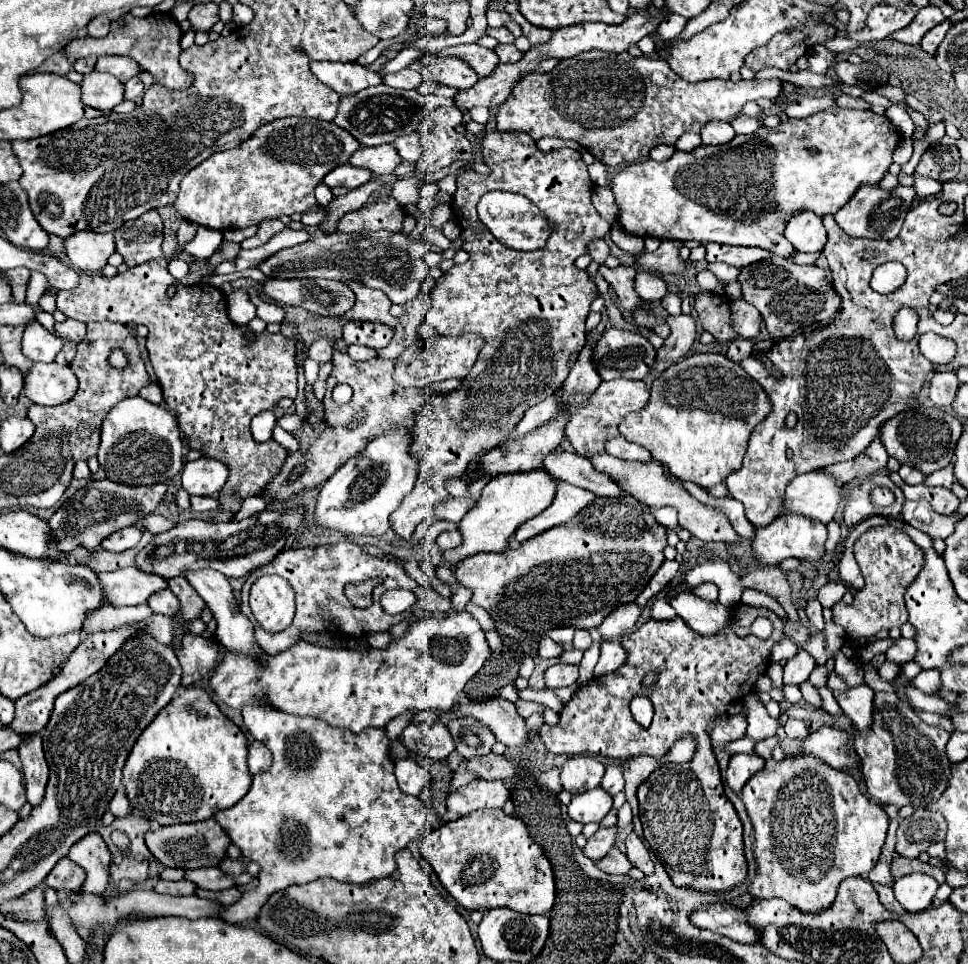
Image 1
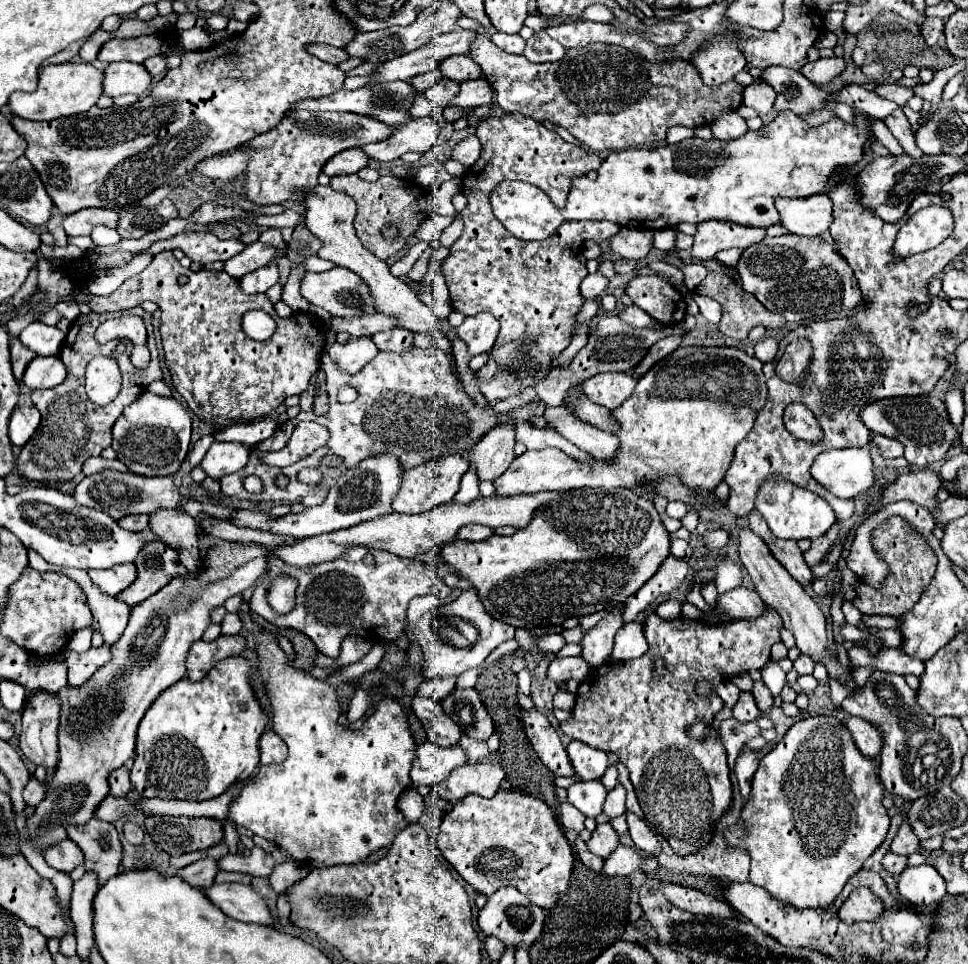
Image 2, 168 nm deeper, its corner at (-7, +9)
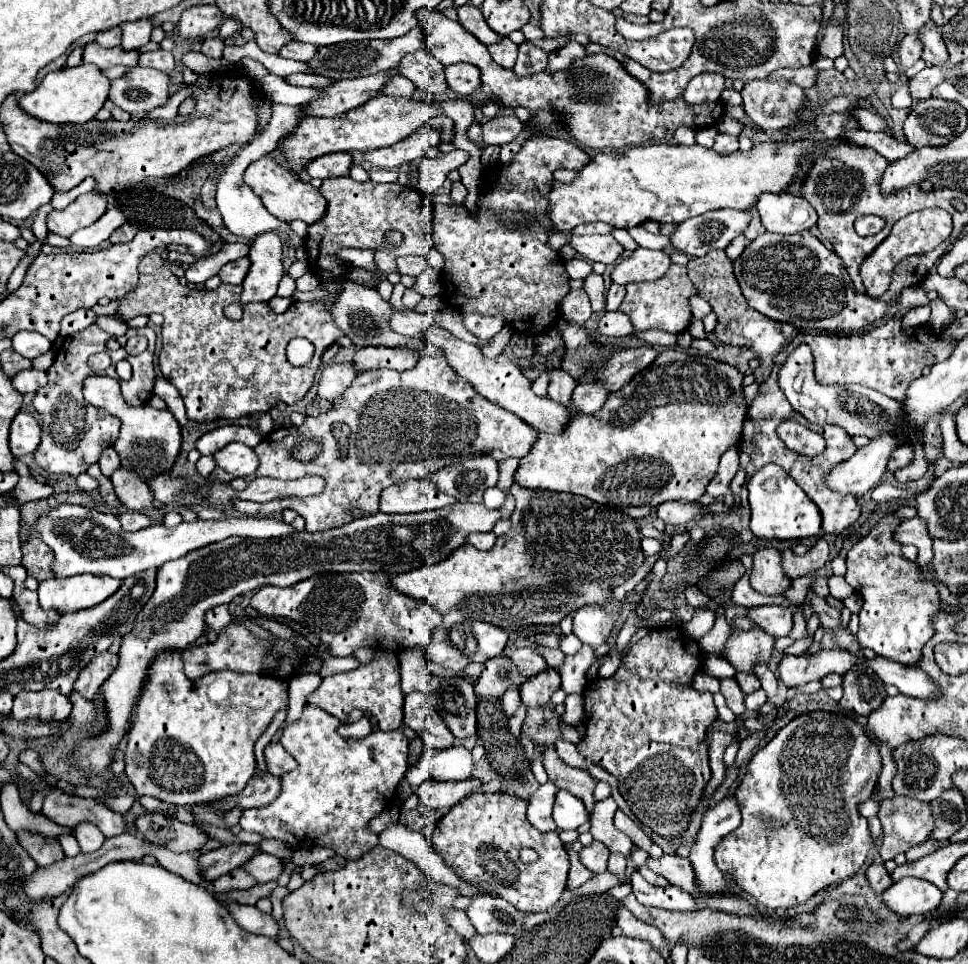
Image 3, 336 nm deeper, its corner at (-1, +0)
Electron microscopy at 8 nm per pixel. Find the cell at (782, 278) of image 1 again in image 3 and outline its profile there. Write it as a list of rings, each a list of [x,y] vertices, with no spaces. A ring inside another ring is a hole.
[[[765,231],[745,247],[733,265],[741,291],[753,309],[765,317],[793,323],[807,331],[827,331],[833,335],[853,333],[889,317],[891,313],[929,305],[921,285],[903,289],[903,293],[889,303],[873,301],[869,295],[857,293],[839,255],[827,249],[809,231],[795,235],[775,235]]]

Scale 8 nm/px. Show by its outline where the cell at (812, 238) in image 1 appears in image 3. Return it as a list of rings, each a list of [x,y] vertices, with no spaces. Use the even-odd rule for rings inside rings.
[[[761,193],[757,213],[771,233],[801,233],[817,223],[815,209],[791,193]]]

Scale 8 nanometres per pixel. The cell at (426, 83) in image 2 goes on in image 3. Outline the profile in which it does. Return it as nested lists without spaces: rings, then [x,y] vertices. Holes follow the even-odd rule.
[[[391,75],[383,87],[385,95],[395,95],[395,97],[411,97],[413,91],[415,91],[415,85],[403,75]]]

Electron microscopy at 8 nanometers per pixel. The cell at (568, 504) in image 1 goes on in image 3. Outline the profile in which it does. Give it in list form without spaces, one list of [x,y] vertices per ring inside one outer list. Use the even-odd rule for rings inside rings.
[[[507,495],[505,505],[499,511],[487,509],[483,503],[455,503],[449,507],[441,507],[435,511],[425,511],[425,513],[409,513],[409,515],[387,515],[387,513],[375,513],[375,515],[365,515],[359,519],[353,519],[347,525],[309,533],[291,533],[289,537],[275,537],[275,539],[249,539],[249,537],[229,537],[223,541],[217,541],[215,545],[205,545],[203,549],[193,549],[187,553],[187,557],[179,557],[175,561],[169,561],[167,565],[161,565],[157,569],[157,587],[151,595],[151,599],[145,603],[141,613],[135,619],[135,625],[131,633],[123,637],[121,649],[119,649],[119,665],[111,673],[111,677],[103,683],[101,695],[105,697],[107,703],[107,713],[109,713],[109,731],[95,737],[95,739],[85,739],[75,747],[75,755],[71,759],[73,765],[83,769],[85,773],[101,773],[109,763],[111,763],[111,753],[117,749],[119,741],[125,737],[131,725],[133,709],[139,699],[139,693],[143,689],[147,669],[155,655],[161,649],[185,649],[191,645],[197,637],[203,635],[205,631],[205,611],[223,603],[229,603],[237,595],[243,595],[247,591],[259,589],[263,585],[277,585],[277,587],[289,587],[295,585],[303,579],[309,579],[317,573],[351,573],[351,571],[383,571],[389,577],[395,577],[399,573],[411,571],[421,565],[437,563],[447,559],[457,547],[467,543],[469,533],[475,531],[491,531],[493,525],[501,517],[511,517],[515,507],[515,499]]]

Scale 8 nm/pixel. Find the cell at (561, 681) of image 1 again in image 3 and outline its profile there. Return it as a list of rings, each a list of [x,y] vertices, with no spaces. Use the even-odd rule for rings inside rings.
[[[555,669],[545,671],[535,675],[533,679],[529,679],[525,685],[521,685],[519,695],[521,701],[531,709],[531,707],[541,707],[545,703],[549,703],[549,697],[553,691],[557,691],[561,685],[559,673]]]

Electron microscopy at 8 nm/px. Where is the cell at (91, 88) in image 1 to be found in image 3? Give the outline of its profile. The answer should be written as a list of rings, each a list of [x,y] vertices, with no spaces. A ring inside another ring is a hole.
[[[149,67],[131,69],[123,77],[111,81],[111,91],[109,91],[109,99],[131,115],[149,113],[155,107],[163,107],[169,101],[169,97],[171,97],[171,77],[167,73],[159,73],[159,69],[149,69]]]

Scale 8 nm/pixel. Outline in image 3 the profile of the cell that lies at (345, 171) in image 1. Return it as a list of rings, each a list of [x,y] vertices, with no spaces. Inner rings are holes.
[[[327,153],[327,157],[317,157],[311,165],[307,165],[309,177],[329,179],[329,177],[341,177],[349,175],[349,167],[353,163],[353,157],[349,153]]]

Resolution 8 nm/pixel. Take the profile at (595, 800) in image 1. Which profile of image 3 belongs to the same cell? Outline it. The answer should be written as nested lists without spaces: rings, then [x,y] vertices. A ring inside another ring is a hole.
[[[557,791],[555,807],[553,807],[553,819],[557,823],[557,829],[577,829],[587,821],[589,813],[585,805],[567,791]]]

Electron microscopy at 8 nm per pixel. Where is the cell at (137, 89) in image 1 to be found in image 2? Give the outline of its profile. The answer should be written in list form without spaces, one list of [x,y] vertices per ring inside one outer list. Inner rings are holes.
[[[159,54],[159,56],[151,56],[151,58],[145,60],[143,64],[145,64],[145,68],[149,70],[149,74],[151,74],[153,78],[157,78],[159,74],[165,72],[165,60],[163,60],[161,54]]]

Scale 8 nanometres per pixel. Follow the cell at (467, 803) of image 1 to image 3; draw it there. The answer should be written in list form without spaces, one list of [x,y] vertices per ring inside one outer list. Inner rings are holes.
[[[465,779],[465,781],[425,781],[419,785],[417,795],[421,803],[429,809],[451,809],[461,799],[471,795],[481,787],[479,779]]]

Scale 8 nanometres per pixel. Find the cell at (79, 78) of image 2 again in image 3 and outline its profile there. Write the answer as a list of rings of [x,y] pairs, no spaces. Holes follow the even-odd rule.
[[[81,63],[49,73],[31,93],[19,97],[19,105],[33,117],[51,123],[85,123],[91,121],[109,97],[109,79],[97,65]]]

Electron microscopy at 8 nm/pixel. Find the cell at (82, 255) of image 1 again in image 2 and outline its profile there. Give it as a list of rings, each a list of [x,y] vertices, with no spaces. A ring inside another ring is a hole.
[[[85,208],[71,216],[65,216],[63,226],[67,236],[91,236],[95,226],[109,226],[117,228],[119,214],[115,210],[103,210],[103,208]]]

